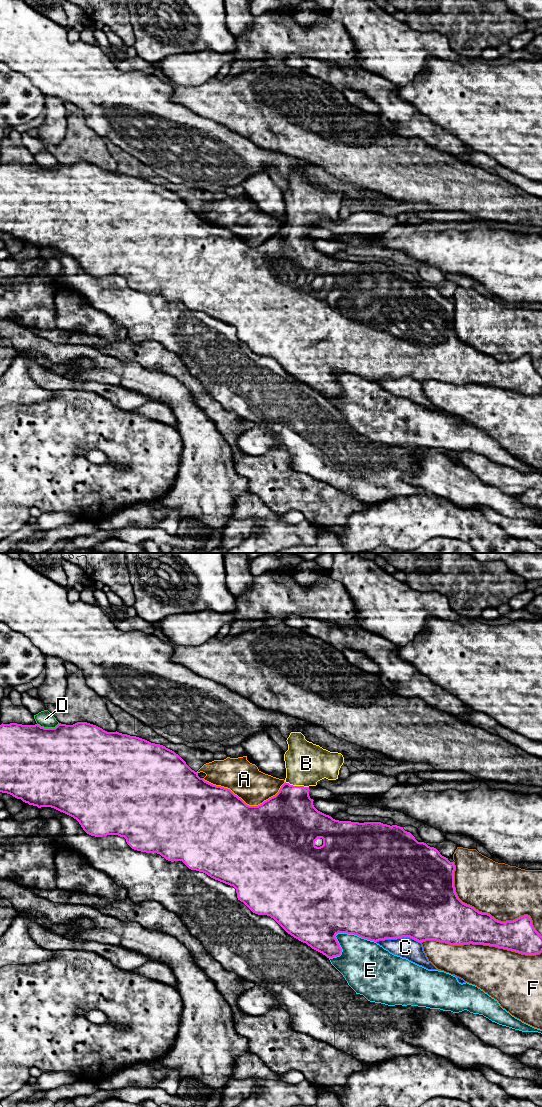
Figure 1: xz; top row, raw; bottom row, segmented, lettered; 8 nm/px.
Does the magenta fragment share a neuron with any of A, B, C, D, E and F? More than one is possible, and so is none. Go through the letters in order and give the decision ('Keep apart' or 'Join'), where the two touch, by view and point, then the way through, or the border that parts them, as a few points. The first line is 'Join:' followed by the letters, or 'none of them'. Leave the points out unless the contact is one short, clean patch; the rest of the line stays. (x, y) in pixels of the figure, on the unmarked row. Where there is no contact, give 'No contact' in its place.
Join: B
A: Keep apart. Touches magenta at xz (244, 242)
B: Join. Touches magenta at xz (297, 226). Path across: xz (290, 256), (293, 235), (297, 226), (297, 220), (306, 203)
C: Keep apart. Touches magenta at xz (398, 377)
D: Keep apart. Touches magenta at xz (48, 168)
E: Keep apart. Touches magenta at xz (340, 372)
F: Keep apart. Touches magenta at xz (485, 353)

